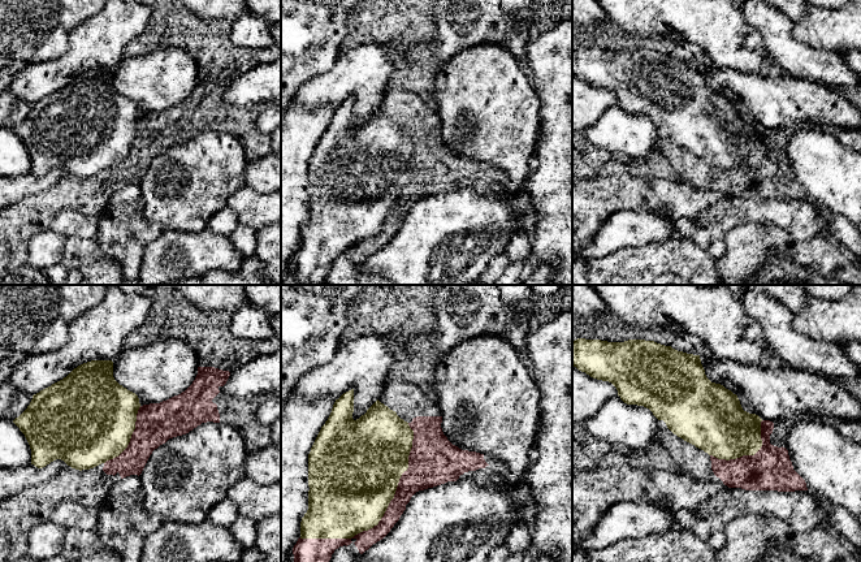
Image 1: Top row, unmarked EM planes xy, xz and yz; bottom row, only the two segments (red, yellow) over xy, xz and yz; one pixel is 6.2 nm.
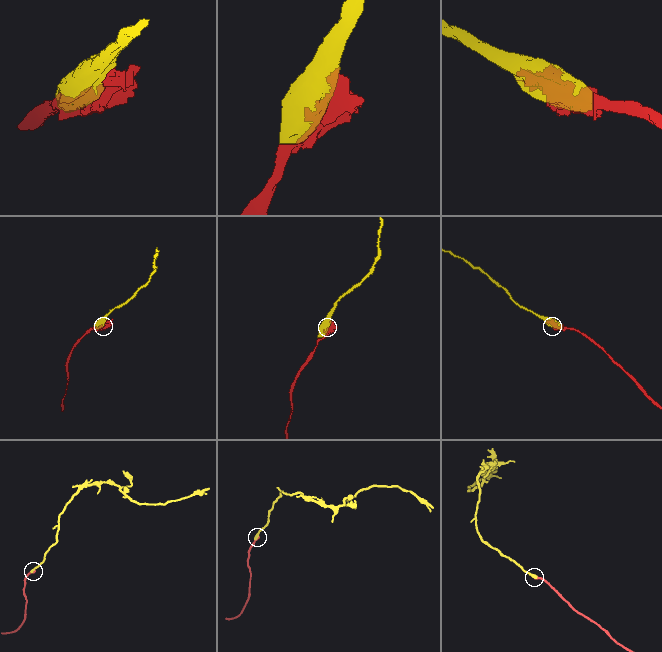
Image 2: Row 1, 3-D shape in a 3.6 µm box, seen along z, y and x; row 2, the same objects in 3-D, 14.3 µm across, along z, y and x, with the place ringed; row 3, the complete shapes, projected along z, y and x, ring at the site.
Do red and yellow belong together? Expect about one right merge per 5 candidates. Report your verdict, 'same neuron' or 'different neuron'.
same neuron

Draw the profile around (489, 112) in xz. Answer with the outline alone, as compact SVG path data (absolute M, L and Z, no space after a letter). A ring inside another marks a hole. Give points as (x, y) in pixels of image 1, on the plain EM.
M501 43L464 48L442 66L434 96L447 148L506 172L505 196L518 194L533 167L540 99L515 57Z

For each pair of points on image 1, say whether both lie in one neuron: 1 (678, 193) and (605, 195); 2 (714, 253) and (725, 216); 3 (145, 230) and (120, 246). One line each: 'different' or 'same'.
1: same
2: same
3: same

